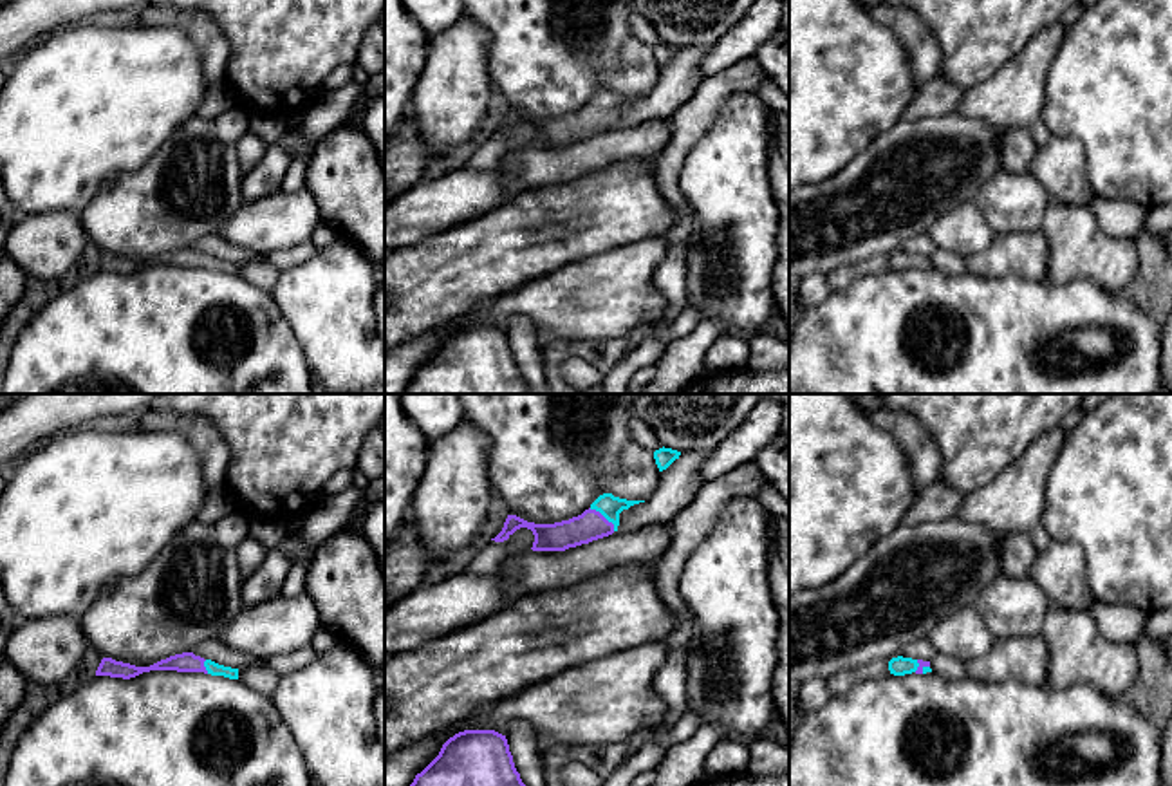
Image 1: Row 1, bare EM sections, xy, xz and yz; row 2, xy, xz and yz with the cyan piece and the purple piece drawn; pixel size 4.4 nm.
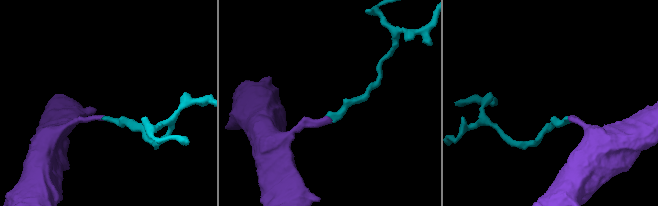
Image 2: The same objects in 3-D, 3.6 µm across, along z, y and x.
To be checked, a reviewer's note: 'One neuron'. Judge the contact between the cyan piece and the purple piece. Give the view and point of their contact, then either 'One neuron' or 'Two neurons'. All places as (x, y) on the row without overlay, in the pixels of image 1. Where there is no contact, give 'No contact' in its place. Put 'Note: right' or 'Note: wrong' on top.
Note: right
Touches cyan at xz (604, 111). One neuron

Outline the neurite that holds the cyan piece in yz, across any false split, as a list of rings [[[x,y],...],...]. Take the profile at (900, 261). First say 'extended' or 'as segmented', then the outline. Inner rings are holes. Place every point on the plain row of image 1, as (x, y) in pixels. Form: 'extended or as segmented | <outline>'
extended | [[[903,251],[892,253],[888,257],[888,266],[894,271],[905,271],[905,269],[912,269],[912,267],[916,267],[916,269],[932,267],[930,257],[912,255],[912,253],[903,253]]]

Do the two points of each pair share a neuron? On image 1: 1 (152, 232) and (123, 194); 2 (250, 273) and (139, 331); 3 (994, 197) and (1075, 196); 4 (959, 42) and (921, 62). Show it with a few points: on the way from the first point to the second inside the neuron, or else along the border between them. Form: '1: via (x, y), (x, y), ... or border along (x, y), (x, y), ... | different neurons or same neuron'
1: via (143, 223), (129, 203) | same neuron
2: border along (237, 275), (269, 293) | different neurons
3: via (1013, 197), (1055, 194) | same neuron
4: border along (920, 18), (939, 47), (941, 76) | different neurons

